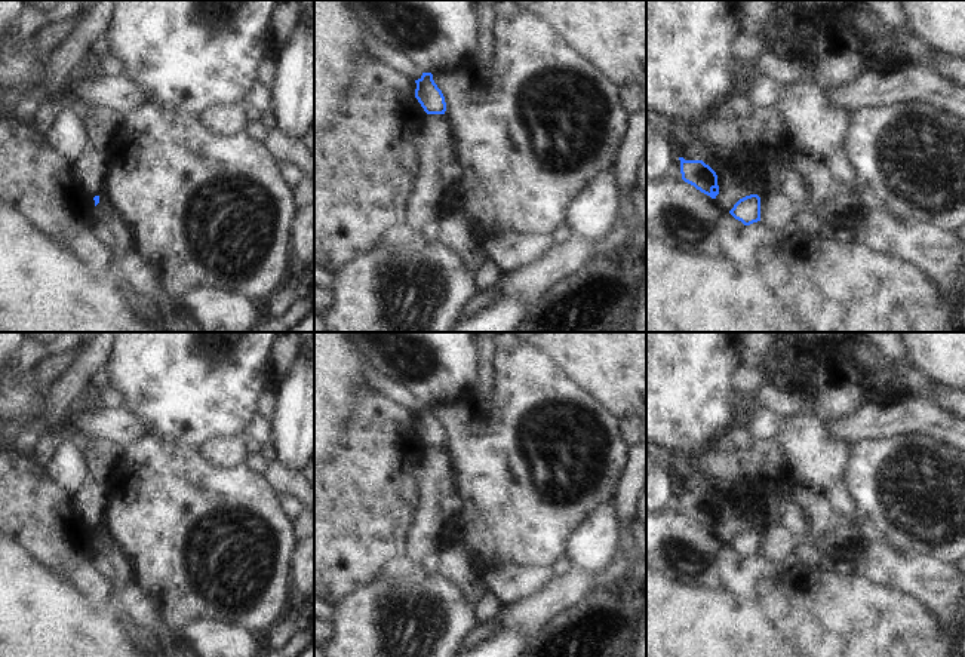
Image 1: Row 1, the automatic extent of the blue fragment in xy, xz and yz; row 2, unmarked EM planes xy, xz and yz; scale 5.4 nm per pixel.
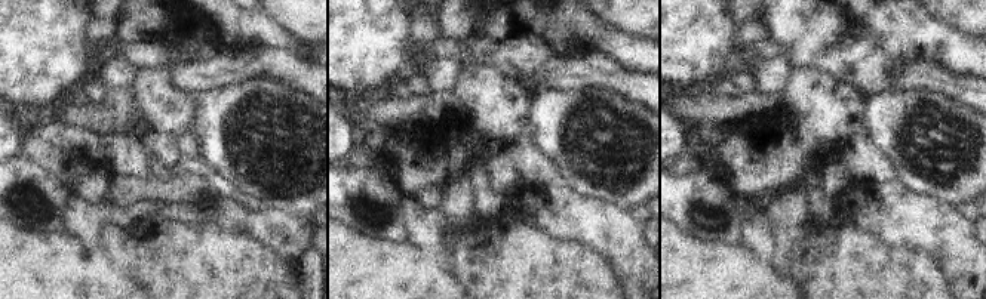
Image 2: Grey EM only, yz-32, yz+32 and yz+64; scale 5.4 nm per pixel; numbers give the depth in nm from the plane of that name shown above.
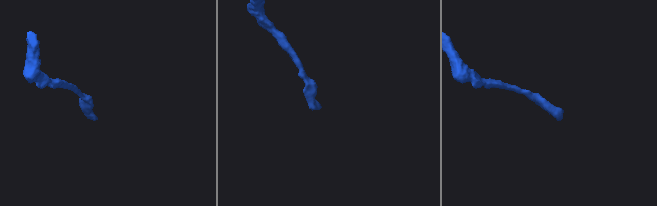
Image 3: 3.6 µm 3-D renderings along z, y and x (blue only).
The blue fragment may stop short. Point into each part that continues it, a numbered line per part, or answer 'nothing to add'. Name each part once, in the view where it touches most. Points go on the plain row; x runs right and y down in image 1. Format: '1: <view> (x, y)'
nothing to add

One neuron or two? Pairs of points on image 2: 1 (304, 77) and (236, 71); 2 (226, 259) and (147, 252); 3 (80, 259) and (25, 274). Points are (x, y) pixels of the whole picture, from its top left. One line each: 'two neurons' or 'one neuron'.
1: one neuron
2: one neuron
3: one neuron

